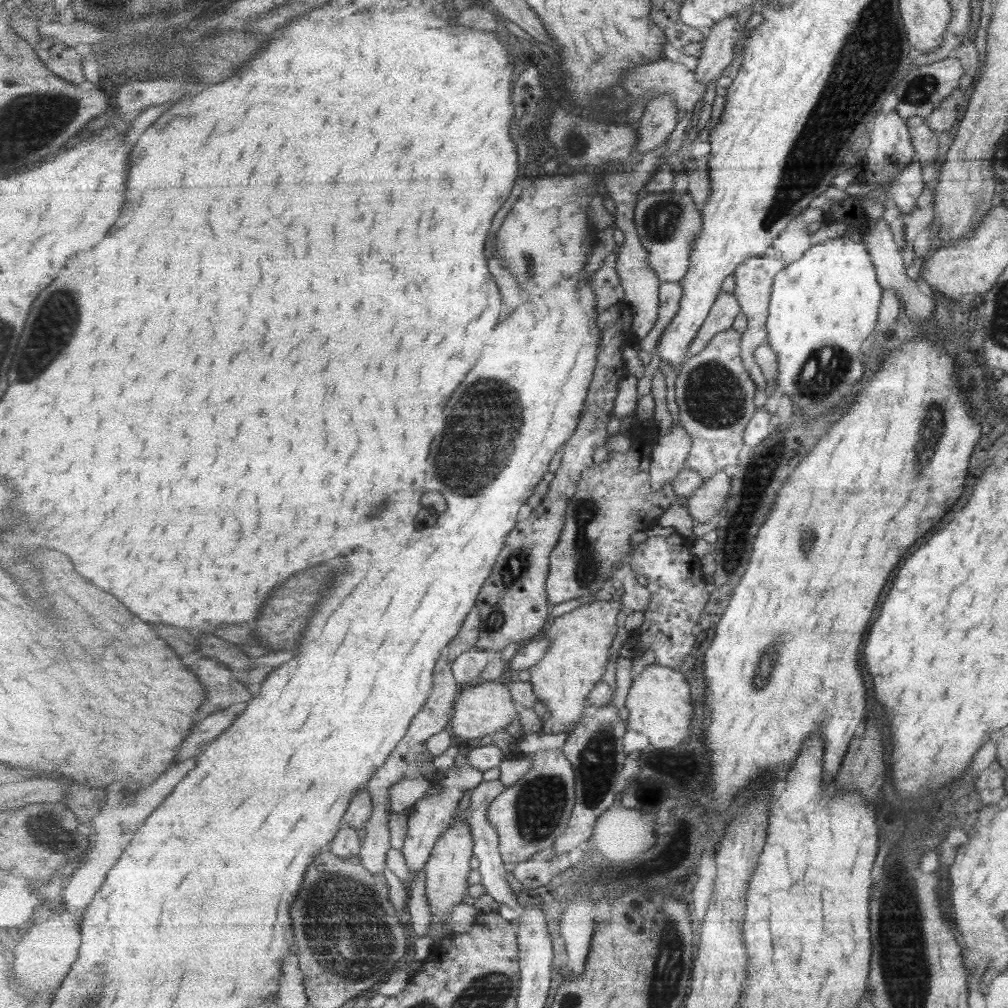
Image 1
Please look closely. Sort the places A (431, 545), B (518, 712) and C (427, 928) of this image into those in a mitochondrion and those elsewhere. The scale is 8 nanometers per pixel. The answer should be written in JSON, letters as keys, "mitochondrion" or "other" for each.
{"A":"other","B":"other","C":"other"}

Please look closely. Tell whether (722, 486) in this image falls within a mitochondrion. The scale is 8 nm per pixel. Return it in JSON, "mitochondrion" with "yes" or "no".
{"mitochondrion":"no"}

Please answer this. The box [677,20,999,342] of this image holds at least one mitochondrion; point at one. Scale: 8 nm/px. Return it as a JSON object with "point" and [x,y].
{"point":[919,90]}

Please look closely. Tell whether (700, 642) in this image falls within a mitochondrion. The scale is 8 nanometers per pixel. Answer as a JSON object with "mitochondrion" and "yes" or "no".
{"mitochondrion":"no"}

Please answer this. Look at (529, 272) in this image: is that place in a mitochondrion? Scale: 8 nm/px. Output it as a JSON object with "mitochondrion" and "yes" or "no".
{"mitochondrion":"yes"}

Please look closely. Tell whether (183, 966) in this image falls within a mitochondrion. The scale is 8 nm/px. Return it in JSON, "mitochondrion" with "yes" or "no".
{"mitochondrion":"no"}

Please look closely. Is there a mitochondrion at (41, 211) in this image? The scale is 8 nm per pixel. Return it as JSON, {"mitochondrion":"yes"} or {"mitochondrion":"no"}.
{"mitochondrion":"no"}

